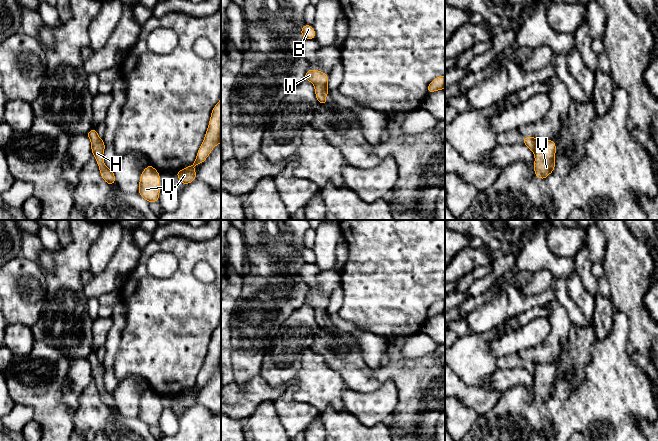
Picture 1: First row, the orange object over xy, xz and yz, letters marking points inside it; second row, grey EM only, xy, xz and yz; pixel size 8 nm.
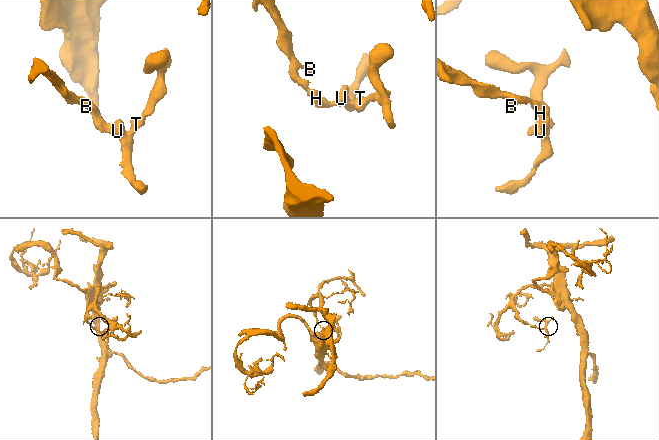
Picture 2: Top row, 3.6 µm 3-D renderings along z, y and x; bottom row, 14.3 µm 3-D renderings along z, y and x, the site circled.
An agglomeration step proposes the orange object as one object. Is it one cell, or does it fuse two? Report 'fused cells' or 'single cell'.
single cell

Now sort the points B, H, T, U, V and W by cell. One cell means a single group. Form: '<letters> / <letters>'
B H T U V W

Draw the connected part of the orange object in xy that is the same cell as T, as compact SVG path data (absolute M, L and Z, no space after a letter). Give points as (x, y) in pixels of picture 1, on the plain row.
M221 320L219 326L214 330L209 343L209 349L204 364L198 373L197 381L188 391L177 395L175 398L181 407L188 409L196 403L197 396L194 390L202 388L210 379L213 372L221 367Z

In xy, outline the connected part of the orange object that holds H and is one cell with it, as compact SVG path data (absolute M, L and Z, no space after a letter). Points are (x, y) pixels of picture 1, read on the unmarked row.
M92 352L88 357L86 357L86 359L91 365L91 375L98 388L100 399L103 404L109 410L111 410L112 408L116 407L116 403L114 399L114 394L108 393L104 387L103 378L106 372L104 365L99 361L96 352Z

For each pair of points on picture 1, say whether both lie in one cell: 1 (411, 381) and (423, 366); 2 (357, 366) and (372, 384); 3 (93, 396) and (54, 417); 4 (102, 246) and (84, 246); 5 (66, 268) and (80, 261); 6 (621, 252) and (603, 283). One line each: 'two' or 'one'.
1: one
2: one
3: two
4: two
5: one
6: two

